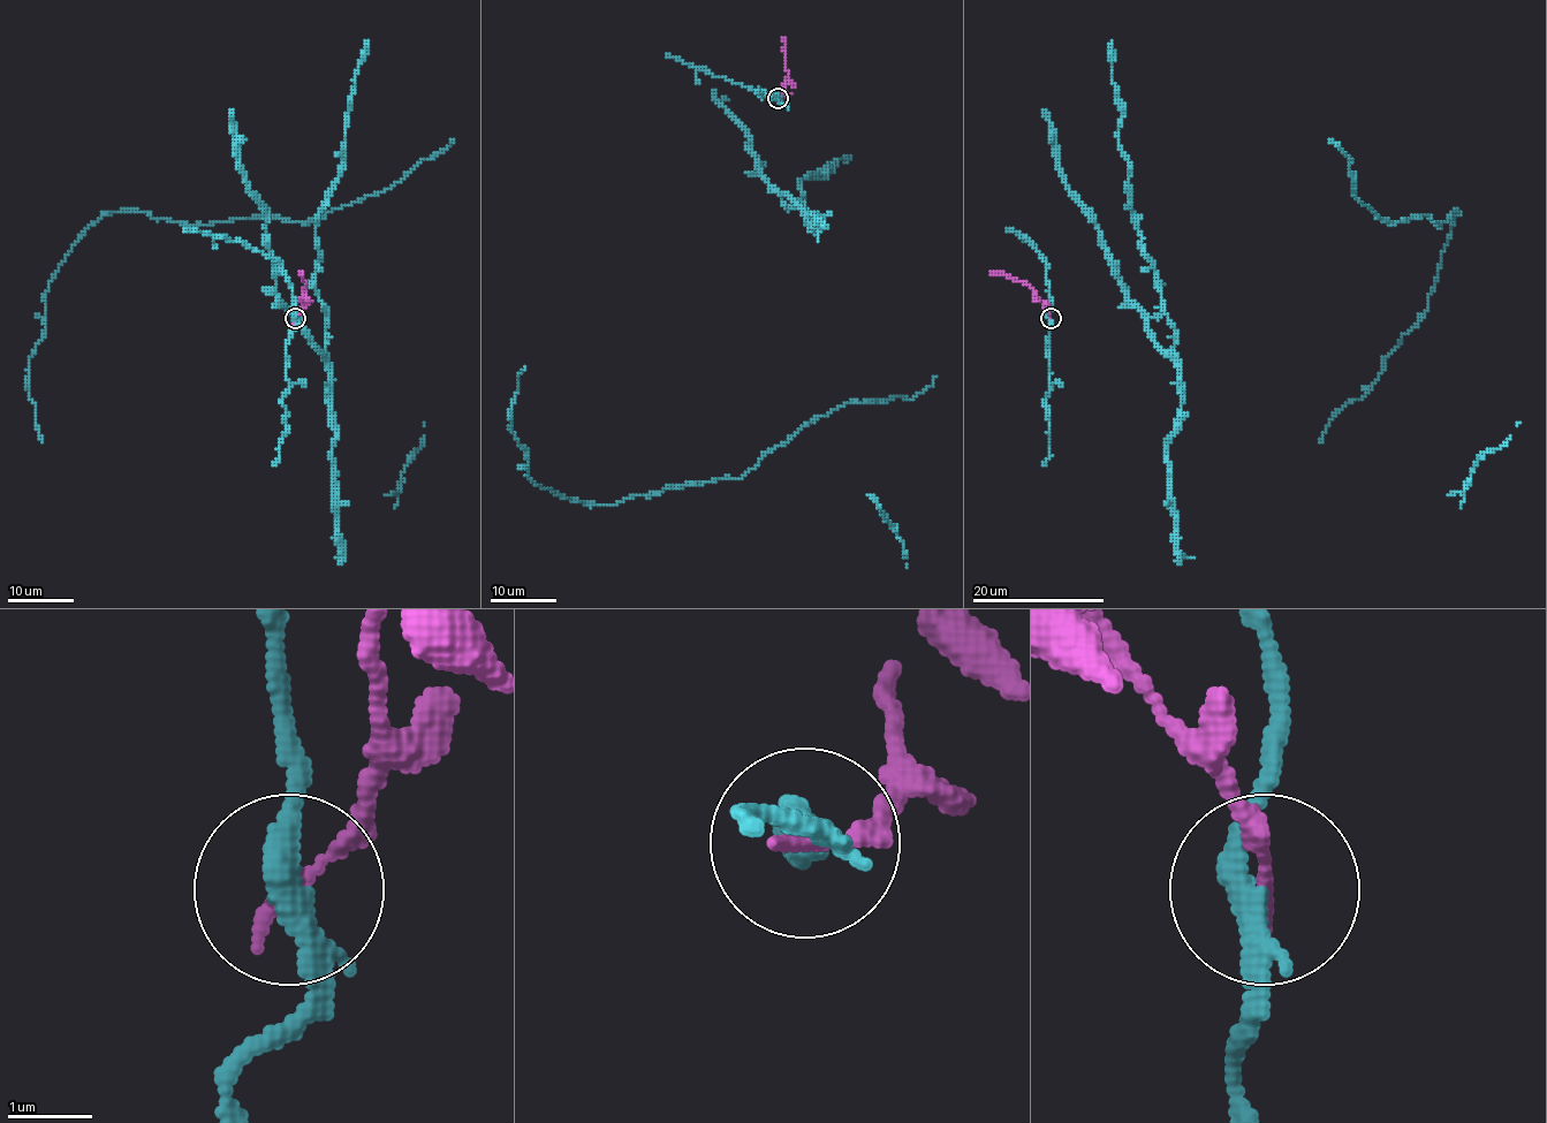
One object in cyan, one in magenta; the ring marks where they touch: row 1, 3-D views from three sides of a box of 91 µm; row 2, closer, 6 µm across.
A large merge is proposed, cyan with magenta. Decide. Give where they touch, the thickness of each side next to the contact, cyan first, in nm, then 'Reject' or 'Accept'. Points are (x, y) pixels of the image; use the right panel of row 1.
Place: (1051, 318). Thickness 280 nm (cyan) against 190 nm. Reject

